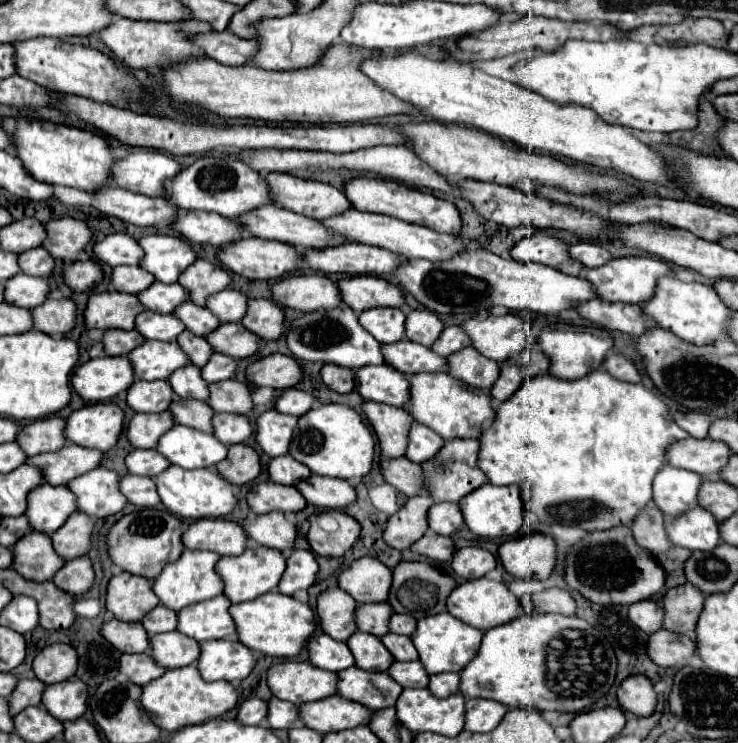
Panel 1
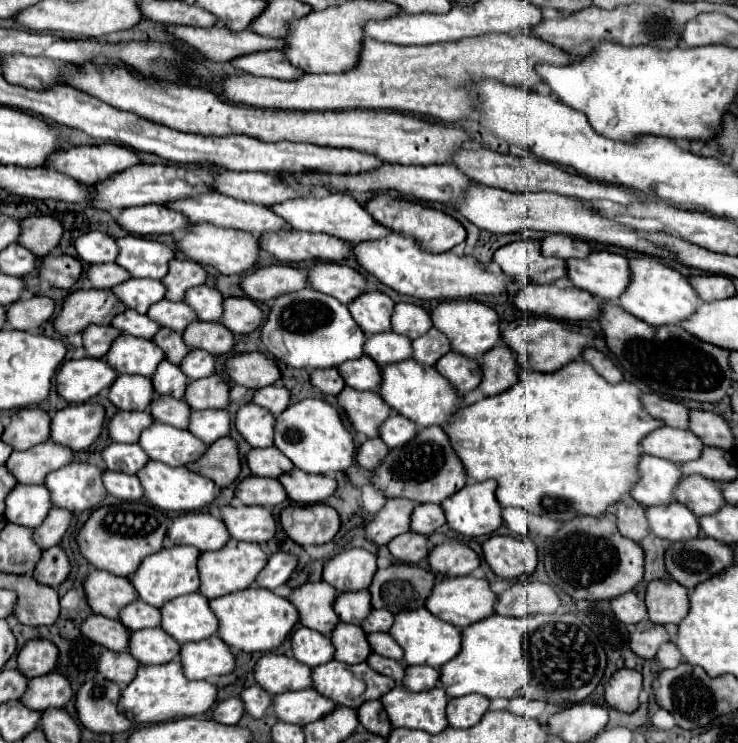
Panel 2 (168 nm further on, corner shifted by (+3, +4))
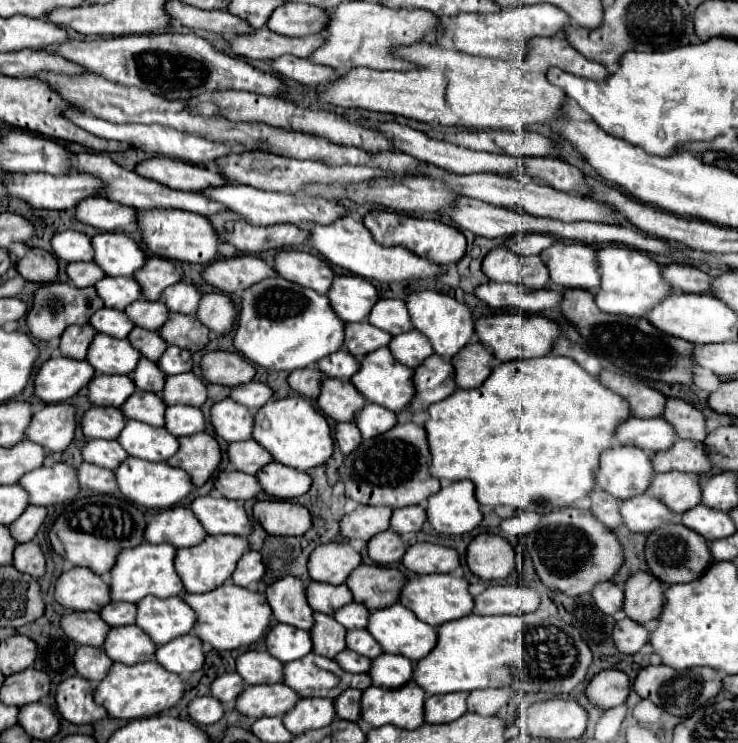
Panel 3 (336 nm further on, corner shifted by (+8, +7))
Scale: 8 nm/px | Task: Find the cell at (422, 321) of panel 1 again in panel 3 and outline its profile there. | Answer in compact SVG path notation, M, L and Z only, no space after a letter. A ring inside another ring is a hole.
M378 299L372 307L372 313L368 315L368 321L392 337L414 329L406 303L402 299Z

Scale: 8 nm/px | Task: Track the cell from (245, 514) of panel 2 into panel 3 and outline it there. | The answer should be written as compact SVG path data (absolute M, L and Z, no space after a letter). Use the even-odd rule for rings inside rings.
M206 495L206 497L196 497L190 503L192 513L204 527L208 535L250 535L252 523L238 501L228 501L218 495Z

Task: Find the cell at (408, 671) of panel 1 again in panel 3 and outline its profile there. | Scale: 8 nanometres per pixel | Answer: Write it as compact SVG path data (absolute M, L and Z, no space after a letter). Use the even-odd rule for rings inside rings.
M346 649L344 653L338 653L334 657L334 661L348 673L366 673L370 669L370 659L352 653L350 649Z

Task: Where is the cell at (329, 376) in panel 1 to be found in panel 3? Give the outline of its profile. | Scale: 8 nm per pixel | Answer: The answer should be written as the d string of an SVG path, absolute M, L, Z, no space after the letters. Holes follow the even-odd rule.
M308 367L308 369L296 369L288 375L288 385L298 391L302 397L308 399L316 399L320 393L320 381L322 381L322 373L316 367Z

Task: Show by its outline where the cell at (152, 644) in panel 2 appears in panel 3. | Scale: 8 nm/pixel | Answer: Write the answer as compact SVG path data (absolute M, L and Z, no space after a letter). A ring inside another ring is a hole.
M136 625L110 627L108 637L104 641L104 653L108 653L112 661L118 661L124 665L150 661L154 659L154 651L156 651L156 645L152 643L152 639Z

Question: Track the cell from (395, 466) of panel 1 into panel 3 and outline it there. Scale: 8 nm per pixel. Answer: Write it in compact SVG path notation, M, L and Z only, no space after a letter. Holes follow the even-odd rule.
M336 423L334 439L336 439L336 443L338 443L338 447L340 447L340 451L344 455L352 453L352 449L356 449L360 445L360 441L362 441L360 431L358 431L358 427L354 423Z

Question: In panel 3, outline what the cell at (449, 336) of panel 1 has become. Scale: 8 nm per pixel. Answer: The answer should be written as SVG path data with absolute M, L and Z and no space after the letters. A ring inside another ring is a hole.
M412 329L408 333L402 333L402 335L396 335L388 343L388 349L392 351L392 355L402 365L406 365L410 369L416 369L426 357L430 357L434 353L428 339L422 333L418 333L416 329Z

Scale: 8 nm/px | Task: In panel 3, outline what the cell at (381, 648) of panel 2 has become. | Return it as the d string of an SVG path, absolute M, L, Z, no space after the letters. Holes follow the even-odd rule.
M360 629L360 631L346 631L346 647L364 655L364 657L378 657L382 653L380 645L372 639L370 633L366 633L366 629Z

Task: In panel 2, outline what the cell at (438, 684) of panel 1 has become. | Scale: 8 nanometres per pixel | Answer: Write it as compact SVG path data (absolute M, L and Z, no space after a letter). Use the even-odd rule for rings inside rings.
M409 666L401 684L413 692L425 692L425 690L431 690L433 686L437 686L439 676L441 676L441 672L437 668Z

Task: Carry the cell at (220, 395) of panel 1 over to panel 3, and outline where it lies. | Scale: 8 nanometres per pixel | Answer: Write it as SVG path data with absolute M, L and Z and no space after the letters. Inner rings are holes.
M194 373L168 375L162 391L162 399L166 405L192 405L200 407L206 401L206 383Z

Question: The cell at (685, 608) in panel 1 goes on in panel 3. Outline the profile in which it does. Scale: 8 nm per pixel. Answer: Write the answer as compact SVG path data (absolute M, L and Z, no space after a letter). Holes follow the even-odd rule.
M638 571L628 577L624 585L624 613L636 621L646 623L656 619L664 607L662 583L652 573Z

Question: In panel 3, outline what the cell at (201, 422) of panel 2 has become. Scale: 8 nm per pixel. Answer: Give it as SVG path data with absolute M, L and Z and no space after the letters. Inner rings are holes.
M172 405L166 409L166 425L168 433L174 437L186 437L204 431L204 415L198 407L188 405Z

